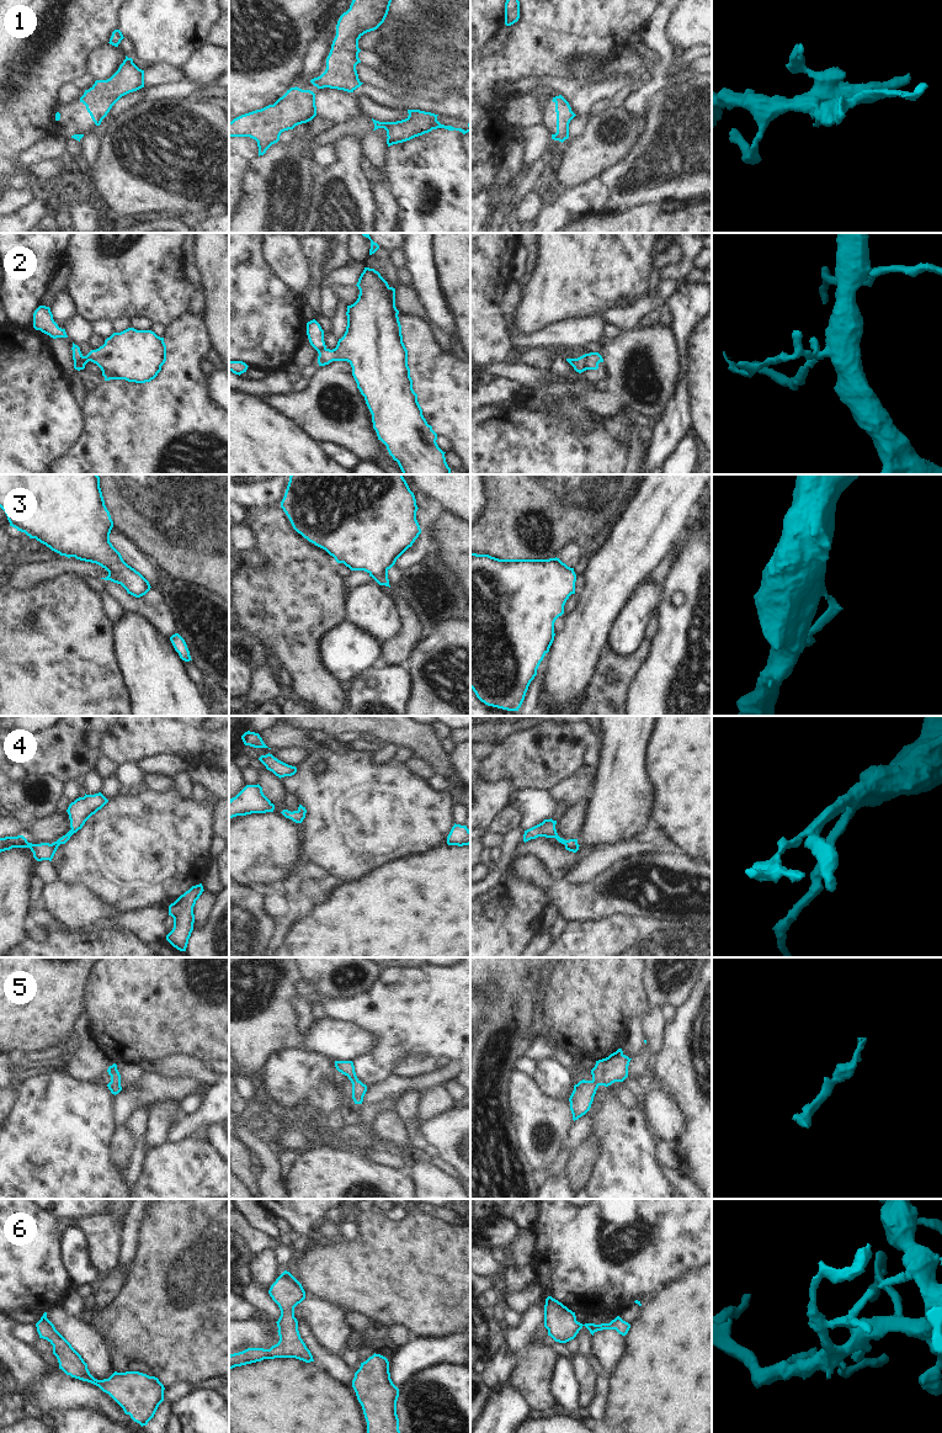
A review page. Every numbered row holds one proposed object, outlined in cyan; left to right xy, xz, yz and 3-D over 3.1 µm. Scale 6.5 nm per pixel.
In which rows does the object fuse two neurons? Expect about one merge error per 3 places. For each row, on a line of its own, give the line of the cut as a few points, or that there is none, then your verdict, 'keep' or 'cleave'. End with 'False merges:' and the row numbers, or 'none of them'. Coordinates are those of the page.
1: no cut | keep
2: yz (589, 354), (585, 369) | cleave
3: no cut | keep
4: no cut | keep
5: no cut | keep
6: no cut | keep
False merges: 2

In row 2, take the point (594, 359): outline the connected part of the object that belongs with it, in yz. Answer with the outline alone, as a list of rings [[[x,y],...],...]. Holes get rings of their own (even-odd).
[[[590,352],[586,360],[586,370],[597,370],[600,362],[603,362],[602,356],[598,352]]]

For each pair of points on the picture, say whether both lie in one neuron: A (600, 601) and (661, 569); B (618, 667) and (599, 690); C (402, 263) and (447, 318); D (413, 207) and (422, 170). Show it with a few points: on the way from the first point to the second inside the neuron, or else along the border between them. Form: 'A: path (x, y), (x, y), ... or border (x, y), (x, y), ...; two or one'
A: border (670, 551), (649, 574); two
B: path (610, 667), (606, 667), (599, 674), (599, 681); one
C: border (403, 249), (406, 256), (406, 267); two
D: path (419, 198), (420, 181), (422, 179); one

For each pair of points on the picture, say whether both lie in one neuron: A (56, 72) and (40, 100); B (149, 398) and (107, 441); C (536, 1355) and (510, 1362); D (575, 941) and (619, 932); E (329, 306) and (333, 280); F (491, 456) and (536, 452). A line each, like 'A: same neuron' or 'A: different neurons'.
A: same neuron
B: same neuron
C: different neurons
D: same neuron
E: same neuron
F: same neuron

